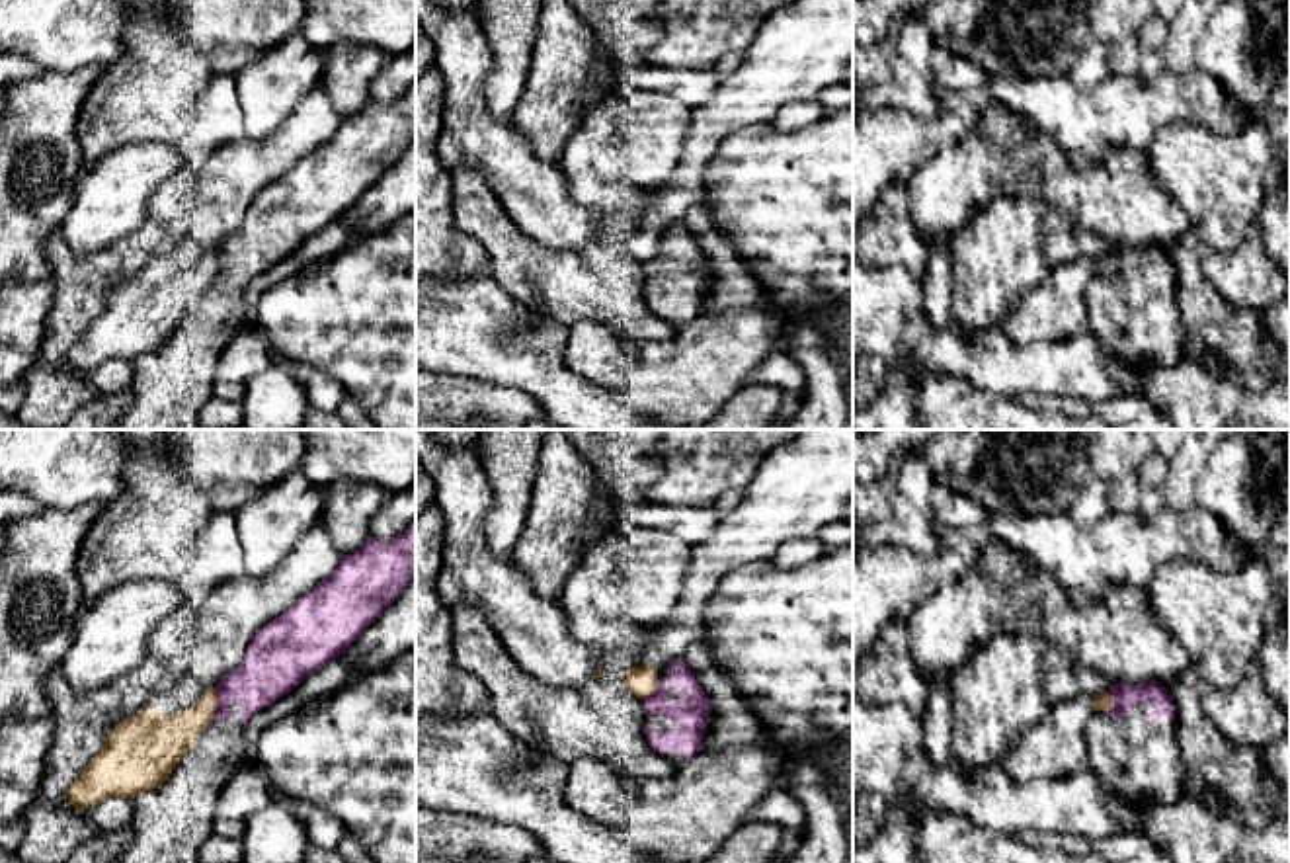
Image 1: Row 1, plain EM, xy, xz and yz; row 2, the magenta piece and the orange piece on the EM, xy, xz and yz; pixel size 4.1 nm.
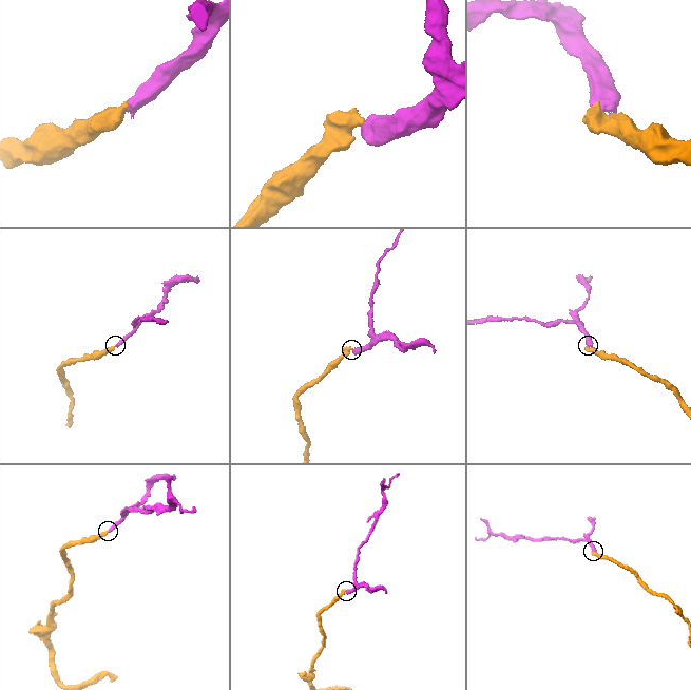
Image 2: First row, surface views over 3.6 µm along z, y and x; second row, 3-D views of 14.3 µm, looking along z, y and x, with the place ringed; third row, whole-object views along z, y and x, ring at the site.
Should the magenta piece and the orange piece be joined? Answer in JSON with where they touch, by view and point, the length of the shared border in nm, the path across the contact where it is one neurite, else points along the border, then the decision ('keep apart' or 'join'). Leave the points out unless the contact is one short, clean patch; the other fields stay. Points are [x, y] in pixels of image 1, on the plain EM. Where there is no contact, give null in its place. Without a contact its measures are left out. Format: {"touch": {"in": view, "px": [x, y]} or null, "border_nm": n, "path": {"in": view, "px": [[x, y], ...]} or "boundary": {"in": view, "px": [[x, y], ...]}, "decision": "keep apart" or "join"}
{"touch": {"in": "xy", "px": [217, 264]}, "border_nm": 120, "decision": "keep apart"}

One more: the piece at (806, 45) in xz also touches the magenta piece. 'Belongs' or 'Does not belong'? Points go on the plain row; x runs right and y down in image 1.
Does not belong

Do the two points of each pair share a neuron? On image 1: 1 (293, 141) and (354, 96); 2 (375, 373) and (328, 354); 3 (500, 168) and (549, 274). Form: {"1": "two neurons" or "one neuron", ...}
{"1": "two neurons", "2": "one neuron", "3": "two neurons"}

